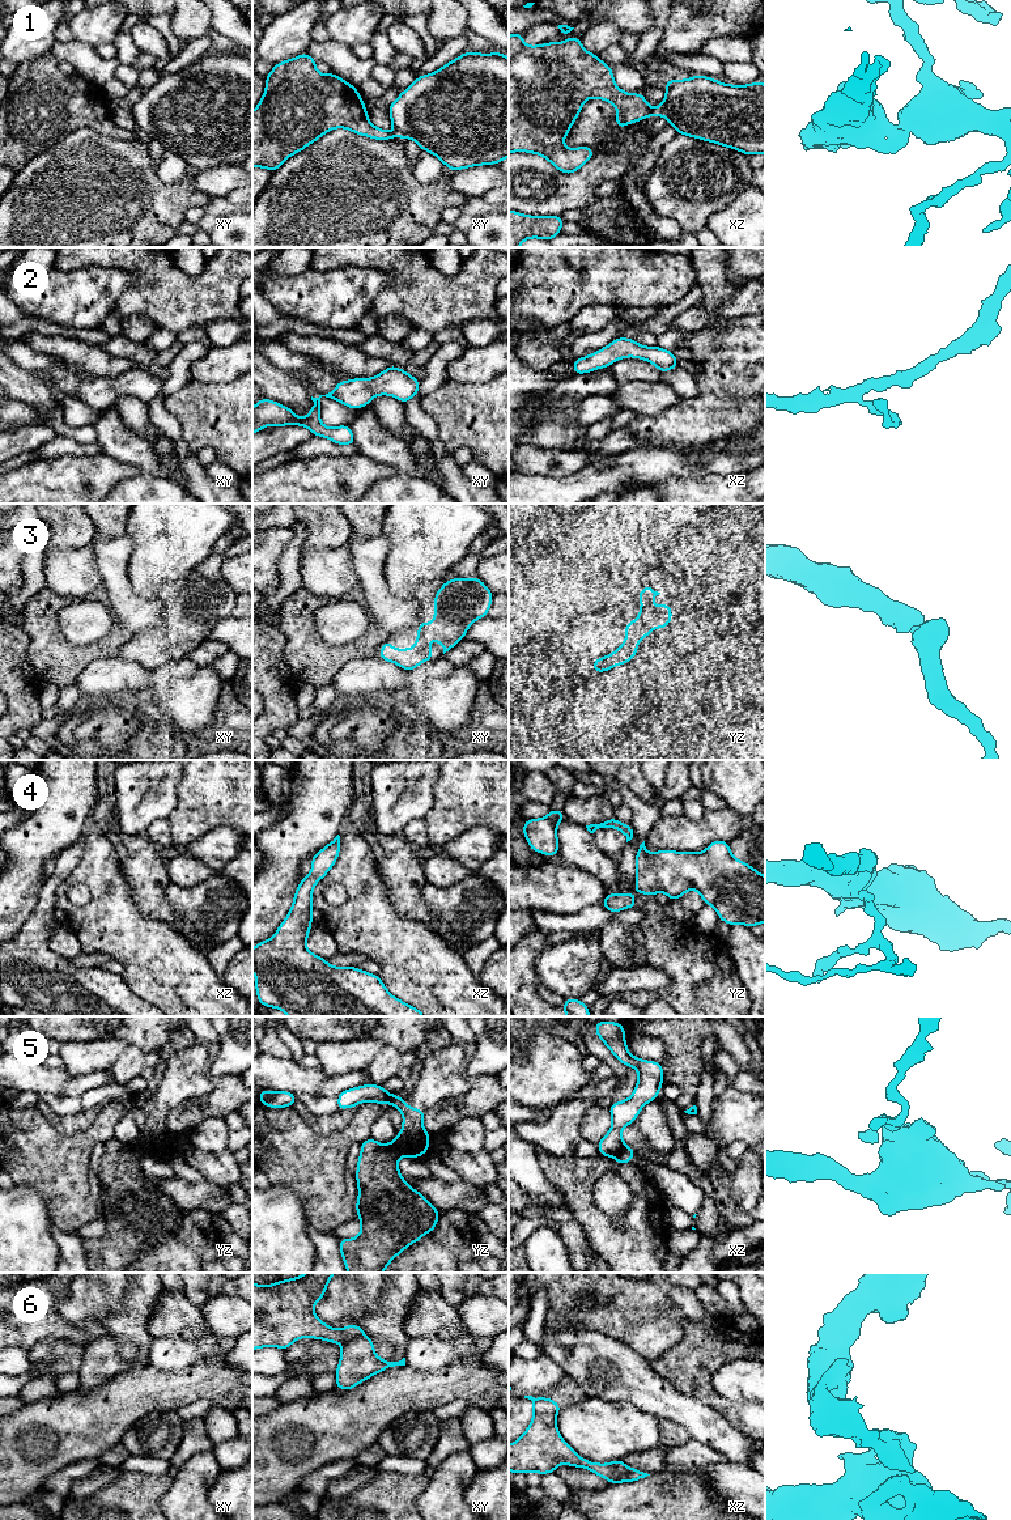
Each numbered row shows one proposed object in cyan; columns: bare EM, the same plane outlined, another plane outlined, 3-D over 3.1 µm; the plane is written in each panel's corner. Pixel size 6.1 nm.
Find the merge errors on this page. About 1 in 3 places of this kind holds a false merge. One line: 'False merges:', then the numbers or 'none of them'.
False merges: 1, 5, 6

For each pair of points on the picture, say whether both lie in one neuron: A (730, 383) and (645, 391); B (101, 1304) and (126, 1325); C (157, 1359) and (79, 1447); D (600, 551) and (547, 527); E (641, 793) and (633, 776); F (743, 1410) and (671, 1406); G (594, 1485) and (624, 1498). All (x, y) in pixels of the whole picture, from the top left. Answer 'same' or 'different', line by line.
A: different
B: different
C: different
D: different
E: same
F: different
G: different

